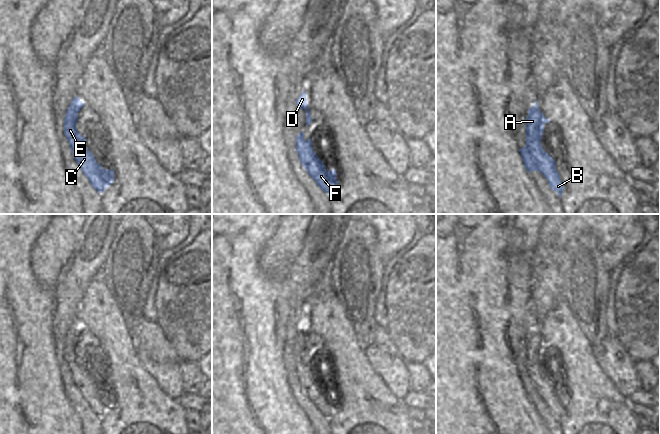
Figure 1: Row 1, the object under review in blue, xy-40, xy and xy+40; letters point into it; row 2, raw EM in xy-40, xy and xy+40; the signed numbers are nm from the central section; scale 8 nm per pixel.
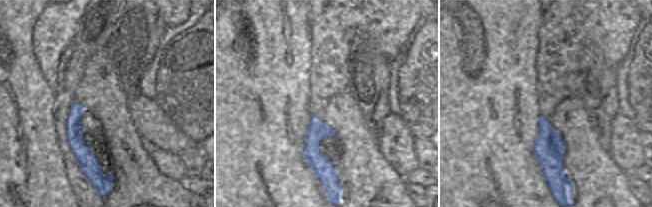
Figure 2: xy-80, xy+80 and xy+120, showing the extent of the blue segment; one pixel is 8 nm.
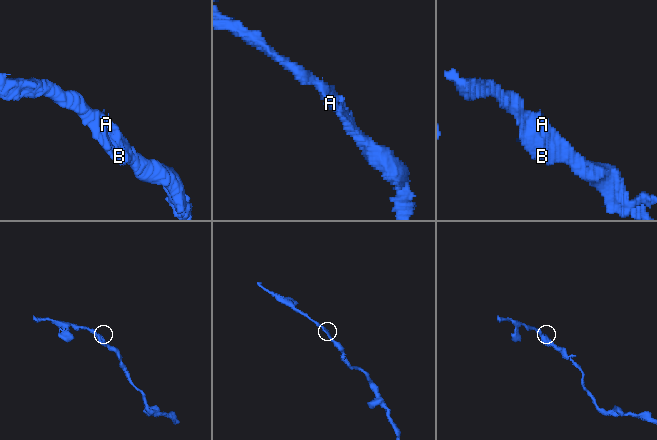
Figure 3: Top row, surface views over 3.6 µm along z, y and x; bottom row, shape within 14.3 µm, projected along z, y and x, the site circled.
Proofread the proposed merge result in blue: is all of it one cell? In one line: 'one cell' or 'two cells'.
one cell

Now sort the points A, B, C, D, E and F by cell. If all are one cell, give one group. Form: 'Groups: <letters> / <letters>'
Groups: A B C D E F

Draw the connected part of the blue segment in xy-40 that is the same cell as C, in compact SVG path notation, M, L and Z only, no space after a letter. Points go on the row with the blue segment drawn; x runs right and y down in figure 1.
M76 95L70 106L66 110L64 118L64 134L70 144L72 154L84 173L88 178L92 187L99 193L114 182L114 170L104 170L100 164L96 162L95 157L86 147L86 139L76 130L78 121L78 112L84 104Z

